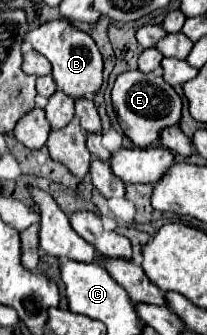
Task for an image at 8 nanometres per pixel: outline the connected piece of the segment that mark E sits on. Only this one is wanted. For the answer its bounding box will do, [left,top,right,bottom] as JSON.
[111,72,181,148]

